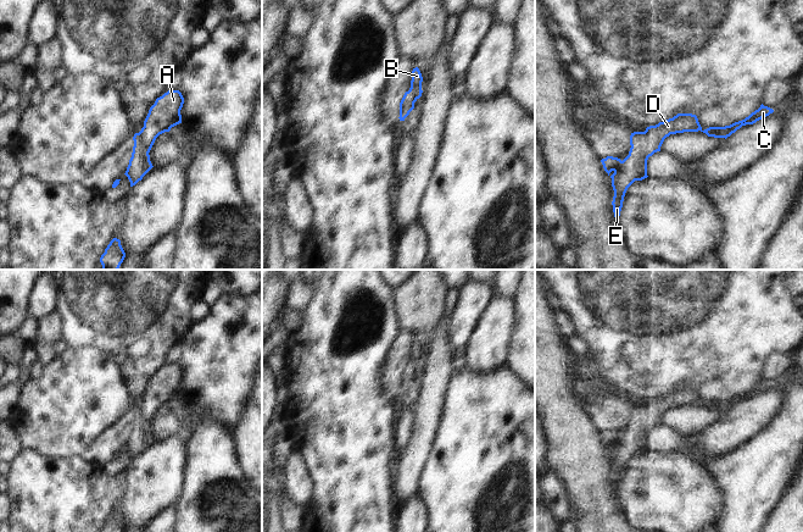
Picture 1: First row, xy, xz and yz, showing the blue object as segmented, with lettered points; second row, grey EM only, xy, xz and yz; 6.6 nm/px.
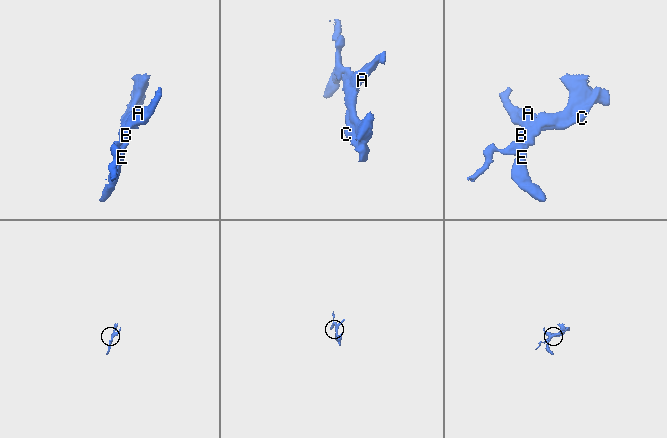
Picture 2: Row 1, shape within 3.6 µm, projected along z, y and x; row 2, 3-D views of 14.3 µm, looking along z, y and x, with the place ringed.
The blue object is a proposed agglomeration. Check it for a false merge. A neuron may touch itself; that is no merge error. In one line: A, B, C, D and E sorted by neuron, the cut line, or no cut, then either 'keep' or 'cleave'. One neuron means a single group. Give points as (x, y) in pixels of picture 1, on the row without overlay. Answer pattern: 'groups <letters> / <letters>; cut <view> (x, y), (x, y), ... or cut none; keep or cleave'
groups A B / C D E; cut yz (630, 421), (641, 433), (639, 448); cleave

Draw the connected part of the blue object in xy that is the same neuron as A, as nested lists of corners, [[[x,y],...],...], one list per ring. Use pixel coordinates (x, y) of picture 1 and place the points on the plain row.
[[[168,364],[157,371],[155,377],[150,381],[144,394],[144,400],[138,406],[139,416],[135,422],[135,430],[143,433],[141,447],[147,447],[154,440],[149,426],[156,411],[182,397],[180,383],[183,377],[184,371],[179,364]]]

